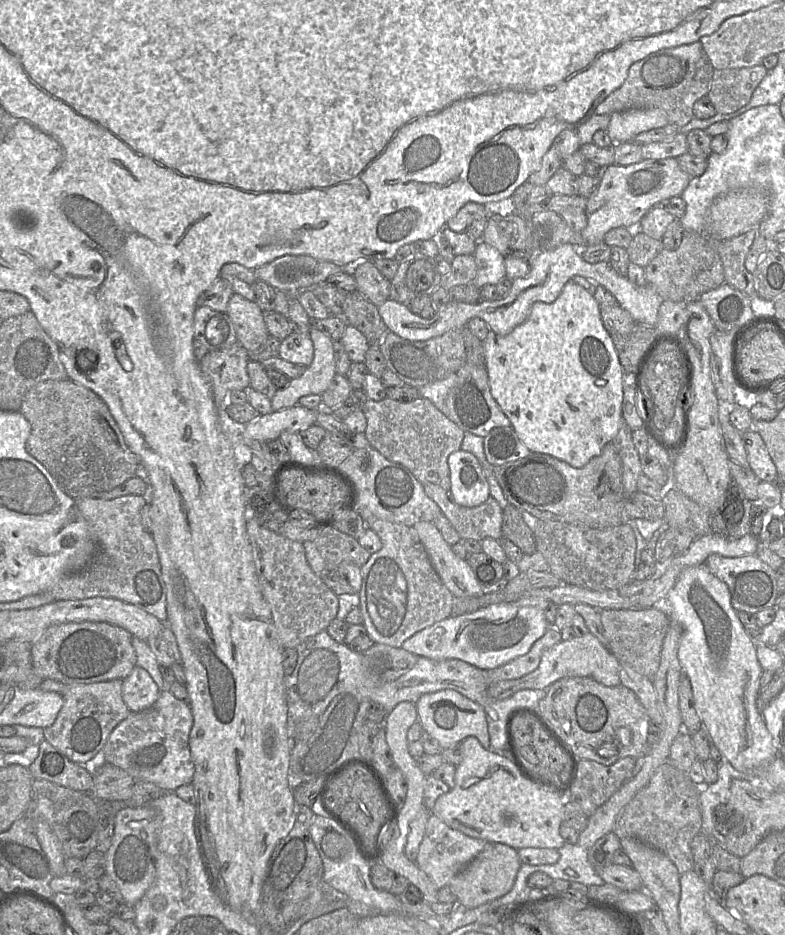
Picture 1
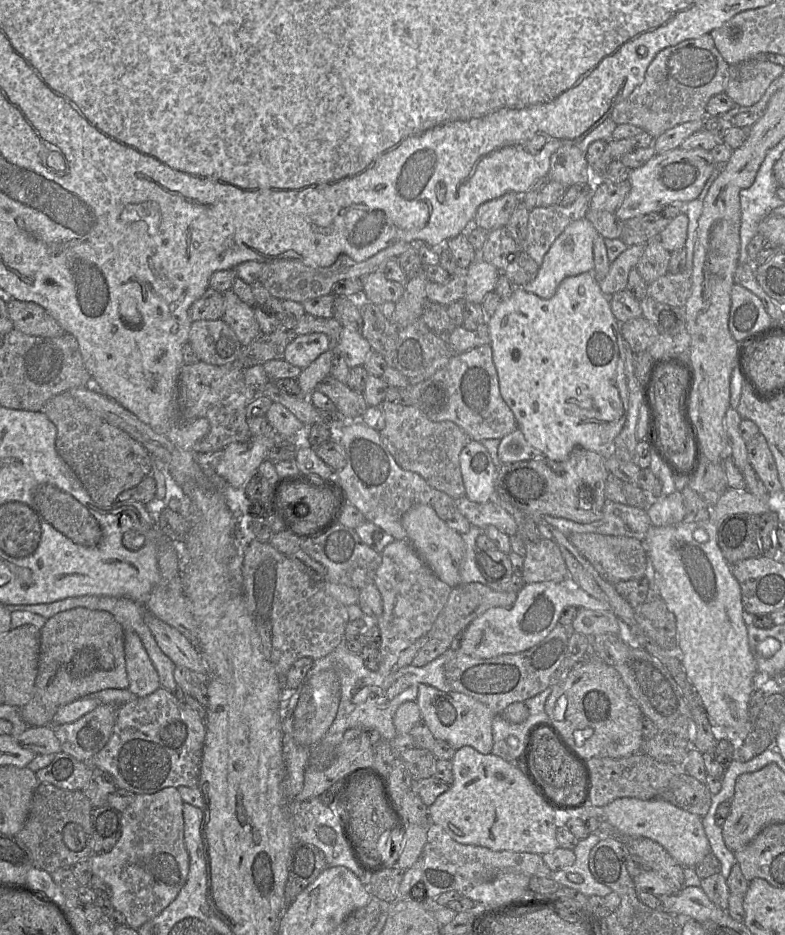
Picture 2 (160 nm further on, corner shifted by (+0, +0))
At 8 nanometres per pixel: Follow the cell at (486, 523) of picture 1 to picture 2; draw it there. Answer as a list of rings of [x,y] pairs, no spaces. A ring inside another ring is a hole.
[[[464,496],[456,499],[456,506],[472,526],[484,530],[487,526],[492,525],[508,536],[516,535],[517,525],[515,520],[496,503],[491,501],[476,503]]]

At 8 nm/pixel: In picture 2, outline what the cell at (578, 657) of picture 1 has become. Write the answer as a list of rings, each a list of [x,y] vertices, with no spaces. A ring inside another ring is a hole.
[[[428,684],[419,685],[416,703],[435,739],[446,741],[456,750],[471,746],[482,754],[492,753],[492,725],[496,714],[483,703],[466,694],[444,692]]]

